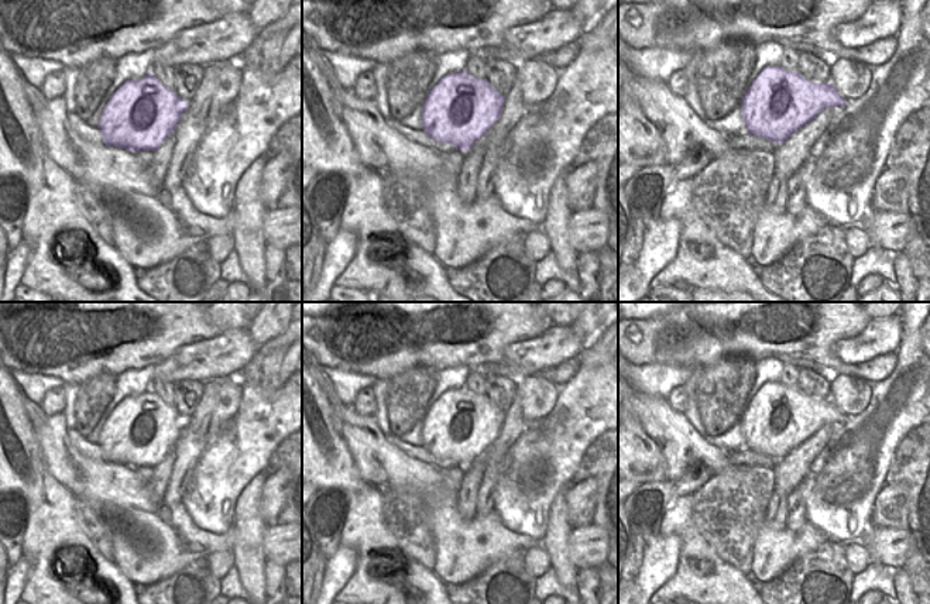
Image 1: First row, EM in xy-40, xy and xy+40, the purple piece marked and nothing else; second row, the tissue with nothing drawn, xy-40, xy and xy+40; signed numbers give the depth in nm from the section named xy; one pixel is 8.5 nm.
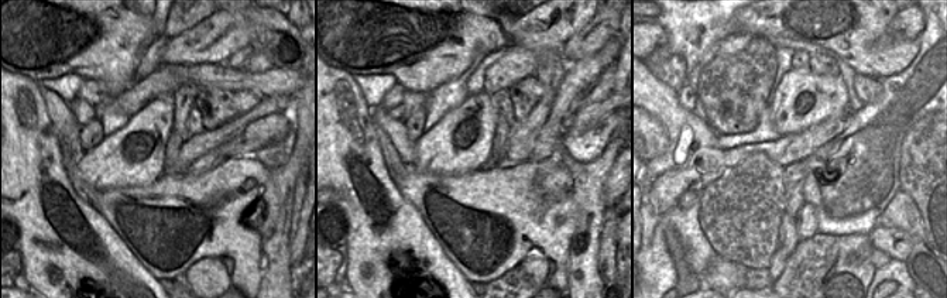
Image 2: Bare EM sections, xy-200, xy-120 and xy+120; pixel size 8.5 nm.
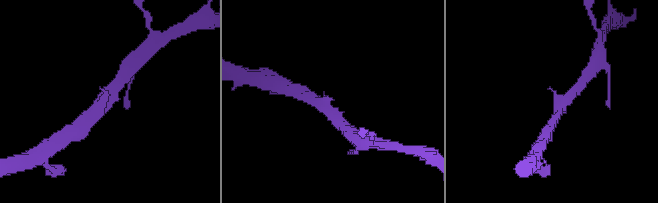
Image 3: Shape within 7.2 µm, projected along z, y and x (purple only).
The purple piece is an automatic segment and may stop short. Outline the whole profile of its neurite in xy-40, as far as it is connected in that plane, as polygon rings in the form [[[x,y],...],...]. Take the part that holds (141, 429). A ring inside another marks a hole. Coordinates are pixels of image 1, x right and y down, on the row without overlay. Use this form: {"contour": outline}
{"contour": [[[152,389],[119,402],[97,445],[107,463],[155,467],[176,445],[189,418],[168,406]]]}

